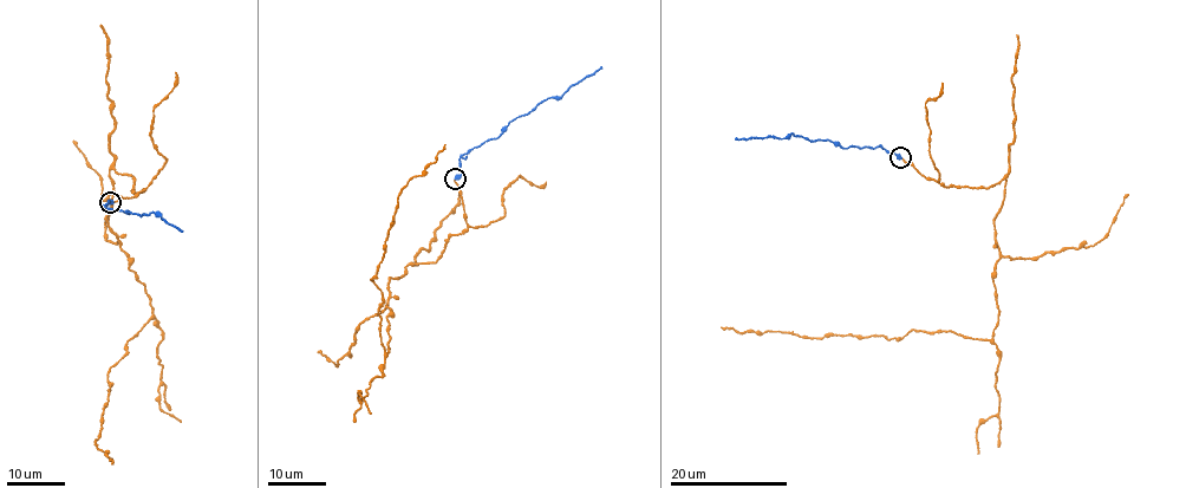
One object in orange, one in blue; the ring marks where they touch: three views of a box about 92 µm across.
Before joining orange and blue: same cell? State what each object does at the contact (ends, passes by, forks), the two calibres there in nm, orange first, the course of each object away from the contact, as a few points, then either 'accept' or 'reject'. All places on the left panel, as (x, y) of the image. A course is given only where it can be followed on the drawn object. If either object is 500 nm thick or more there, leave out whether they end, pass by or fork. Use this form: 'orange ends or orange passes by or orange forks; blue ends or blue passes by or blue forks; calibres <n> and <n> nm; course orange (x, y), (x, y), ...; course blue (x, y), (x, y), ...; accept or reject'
orange ends; blue ends; calibres 140 and 480 nm; course orange (110, 203), (143, 190), (110, 170), (106, 226), (151, 307), (110, 368), (93, 442), (111, 463); course blue (110, 202), (104, 206), (139, 215), (158, 214), (162, 220), (181, 231); accept

